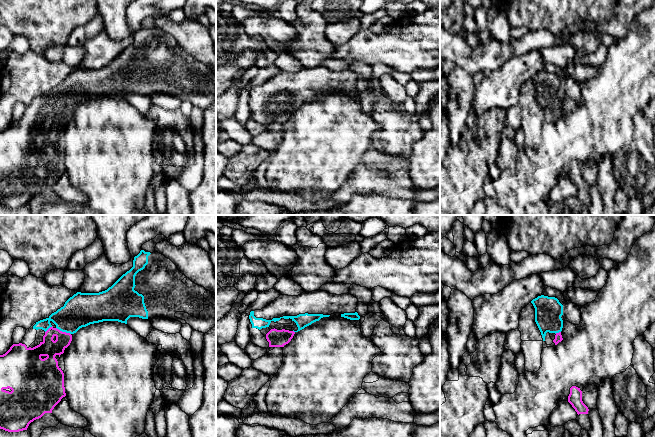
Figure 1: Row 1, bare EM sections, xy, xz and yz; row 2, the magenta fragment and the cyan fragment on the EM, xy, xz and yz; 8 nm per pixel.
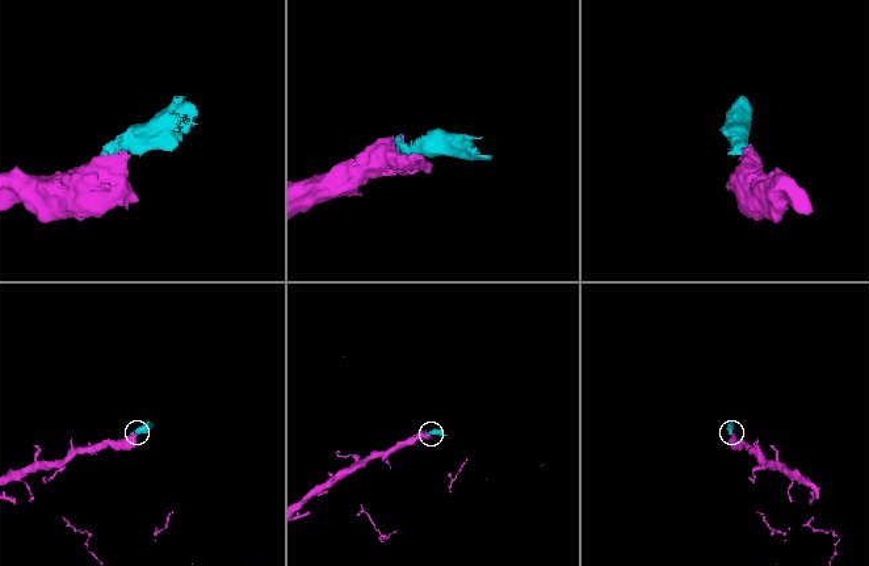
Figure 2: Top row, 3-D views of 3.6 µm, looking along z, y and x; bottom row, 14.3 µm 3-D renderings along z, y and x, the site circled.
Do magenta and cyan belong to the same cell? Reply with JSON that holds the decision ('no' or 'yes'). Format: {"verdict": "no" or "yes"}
{"verdict": "yes"}

